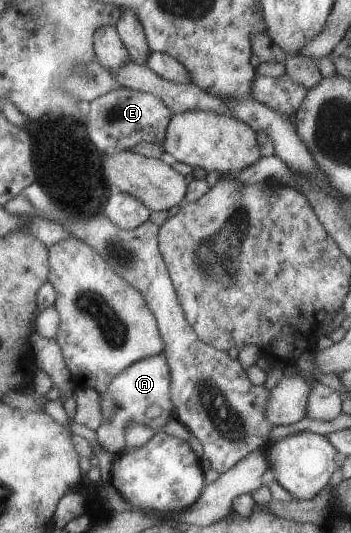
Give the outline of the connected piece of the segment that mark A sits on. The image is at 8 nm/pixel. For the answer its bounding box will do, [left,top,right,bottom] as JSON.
[96,352,175,454]

